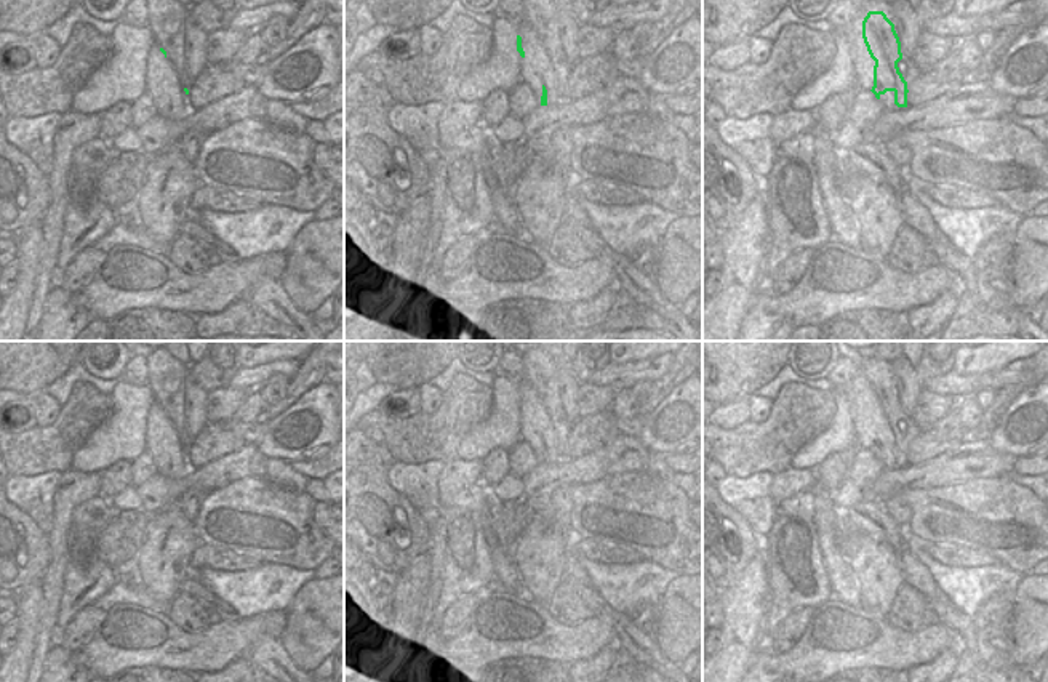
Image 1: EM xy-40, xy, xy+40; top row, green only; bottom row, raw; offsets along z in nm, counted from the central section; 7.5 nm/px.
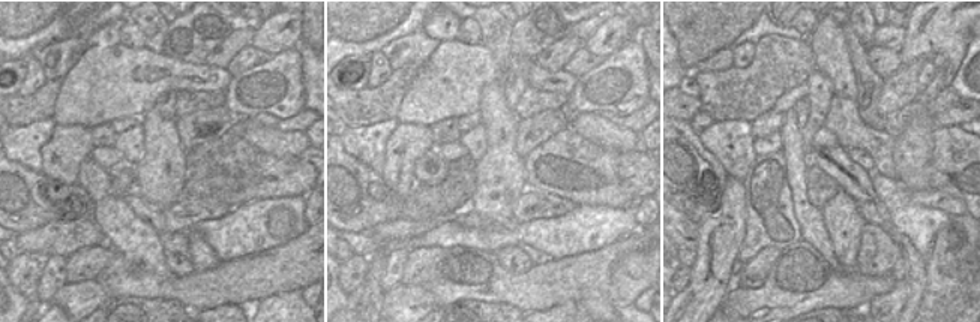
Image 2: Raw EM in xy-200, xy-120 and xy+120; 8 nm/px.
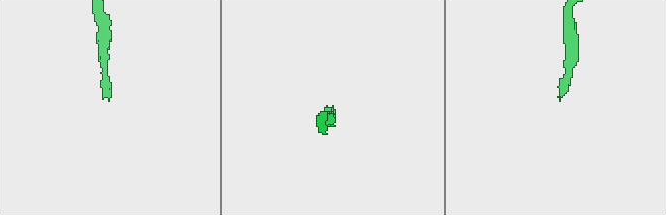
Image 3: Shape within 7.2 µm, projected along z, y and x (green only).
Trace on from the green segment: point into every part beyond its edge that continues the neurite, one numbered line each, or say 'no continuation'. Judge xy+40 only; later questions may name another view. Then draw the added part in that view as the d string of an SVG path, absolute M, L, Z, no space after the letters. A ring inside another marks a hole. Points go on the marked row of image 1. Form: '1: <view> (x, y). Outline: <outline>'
1: xy+40 (866, 64). Outline: M854 58L854 61L861 70L861 88L872 90L875 61L872 58Z

